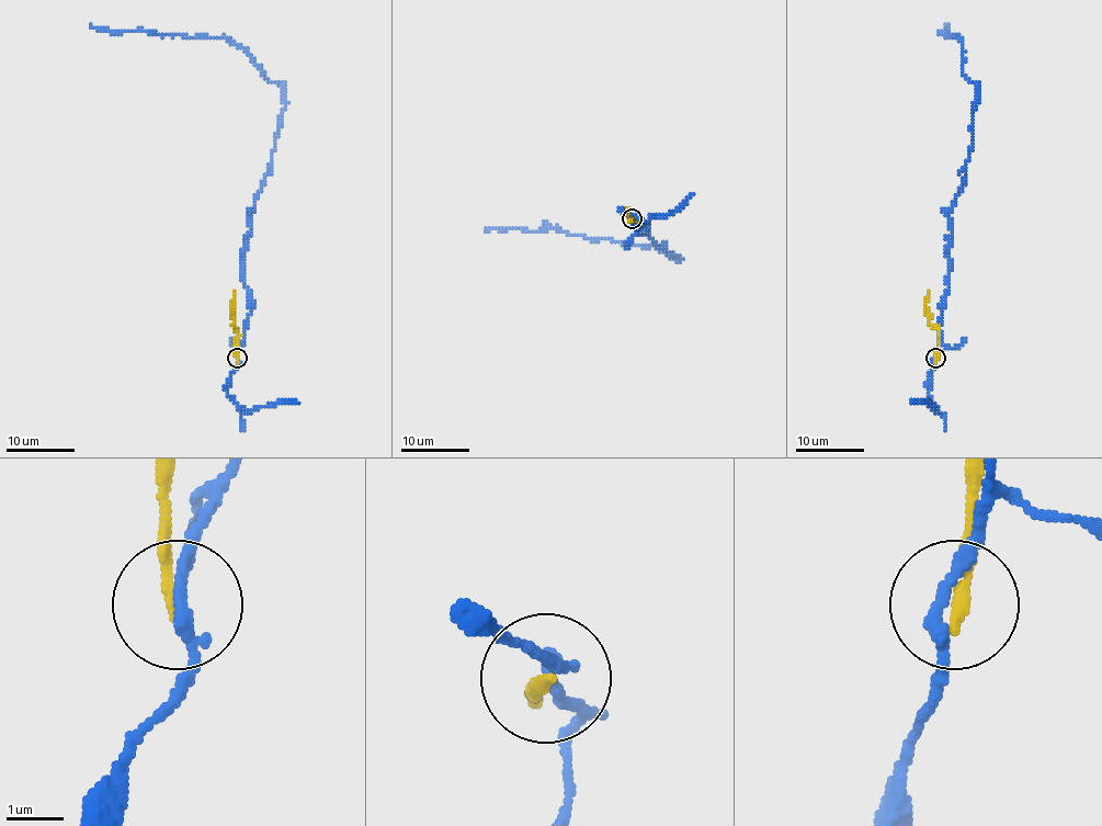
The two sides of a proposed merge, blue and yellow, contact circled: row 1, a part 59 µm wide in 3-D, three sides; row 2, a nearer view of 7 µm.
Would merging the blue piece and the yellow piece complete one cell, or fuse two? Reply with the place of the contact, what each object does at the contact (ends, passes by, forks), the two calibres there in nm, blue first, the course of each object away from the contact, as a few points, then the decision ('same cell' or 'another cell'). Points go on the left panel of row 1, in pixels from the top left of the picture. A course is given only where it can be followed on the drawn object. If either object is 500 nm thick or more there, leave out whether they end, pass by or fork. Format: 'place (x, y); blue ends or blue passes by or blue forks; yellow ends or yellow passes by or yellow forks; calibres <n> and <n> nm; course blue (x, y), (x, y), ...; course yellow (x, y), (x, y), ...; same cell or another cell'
place (237, 358); blue passes by; yellow ends; calibres 240 and 220 nm; course blue (237, 358), (252, 310), (241, 275), (249, 216), (274, 148), (283, 87), (225, 37), (117, 33), (90, 23); course yellow (237, 358), (234, 291); another cell

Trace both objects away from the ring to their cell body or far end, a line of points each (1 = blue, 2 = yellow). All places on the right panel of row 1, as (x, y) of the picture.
1: (934, 358), (947, 275), (950, 216), (972, 148), (977, 87), (963, 72), (958, 37), (944, 33), (947, 23)
2: (935, 358), (939, 330), (929, 321), (928, 291)

